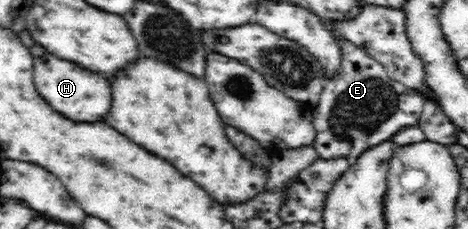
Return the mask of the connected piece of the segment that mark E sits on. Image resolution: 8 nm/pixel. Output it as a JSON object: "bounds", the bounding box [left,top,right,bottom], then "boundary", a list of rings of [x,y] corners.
{"bounds":[310,29,425,164],"boundary":[[[331,29],[334,40],[340,49],[339,65],[334,69],[333,75],[325,83],[325,90],[315,107],[310,108],[311,122],[314,129],[312,145],[318,154],[318,159],[346,159],[350,164],[369,147],[389,139],[403,126],[418,123],[425,98],[411,89],[405,88],[401,83],[389,79],[381,63],[363,51],[356,43],[345,38],[341,30]]]}

